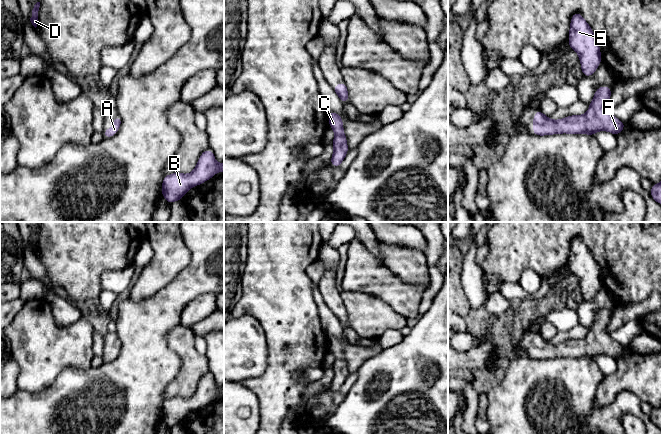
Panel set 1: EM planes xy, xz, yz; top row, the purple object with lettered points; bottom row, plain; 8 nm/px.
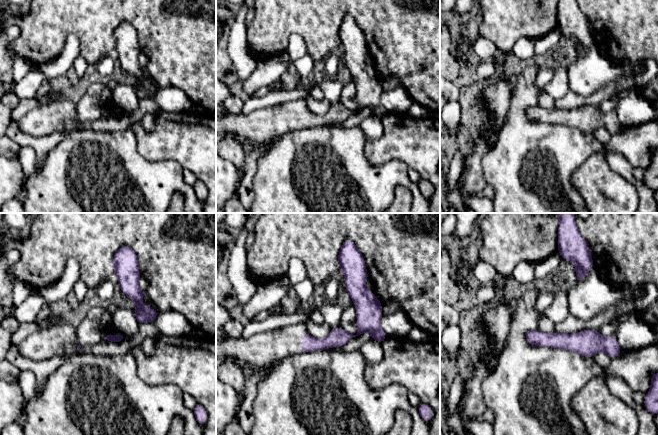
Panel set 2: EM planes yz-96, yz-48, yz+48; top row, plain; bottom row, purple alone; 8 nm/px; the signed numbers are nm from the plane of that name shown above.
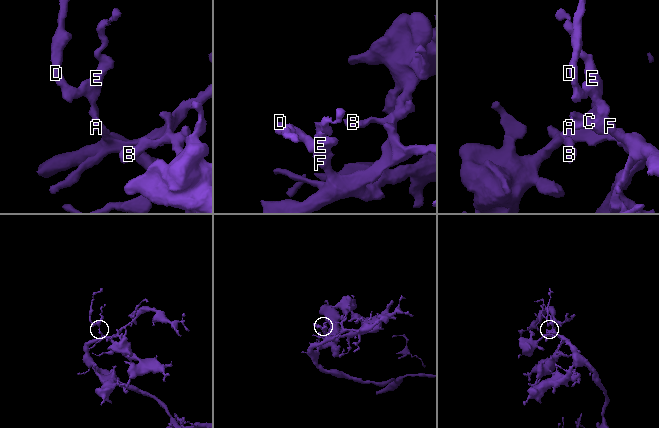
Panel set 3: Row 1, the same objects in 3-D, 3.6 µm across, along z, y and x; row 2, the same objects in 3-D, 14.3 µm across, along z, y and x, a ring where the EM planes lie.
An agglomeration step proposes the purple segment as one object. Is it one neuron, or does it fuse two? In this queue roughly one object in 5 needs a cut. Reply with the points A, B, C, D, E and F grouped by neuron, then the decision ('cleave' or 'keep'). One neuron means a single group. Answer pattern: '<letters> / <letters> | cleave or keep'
A B C D E F | keep

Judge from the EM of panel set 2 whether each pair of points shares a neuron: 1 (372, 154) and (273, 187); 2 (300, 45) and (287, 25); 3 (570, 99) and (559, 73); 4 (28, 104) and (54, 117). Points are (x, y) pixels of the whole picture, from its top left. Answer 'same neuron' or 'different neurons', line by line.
1: different neurons
2: different neurons
3: different neurons
4: different neurons

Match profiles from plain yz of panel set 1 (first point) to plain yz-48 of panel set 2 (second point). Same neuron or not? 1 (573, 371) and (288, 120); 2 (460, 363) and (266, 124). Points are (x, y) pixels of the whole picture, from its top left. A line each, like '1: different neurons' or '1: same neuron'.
1: different neurons
2: same neuron

